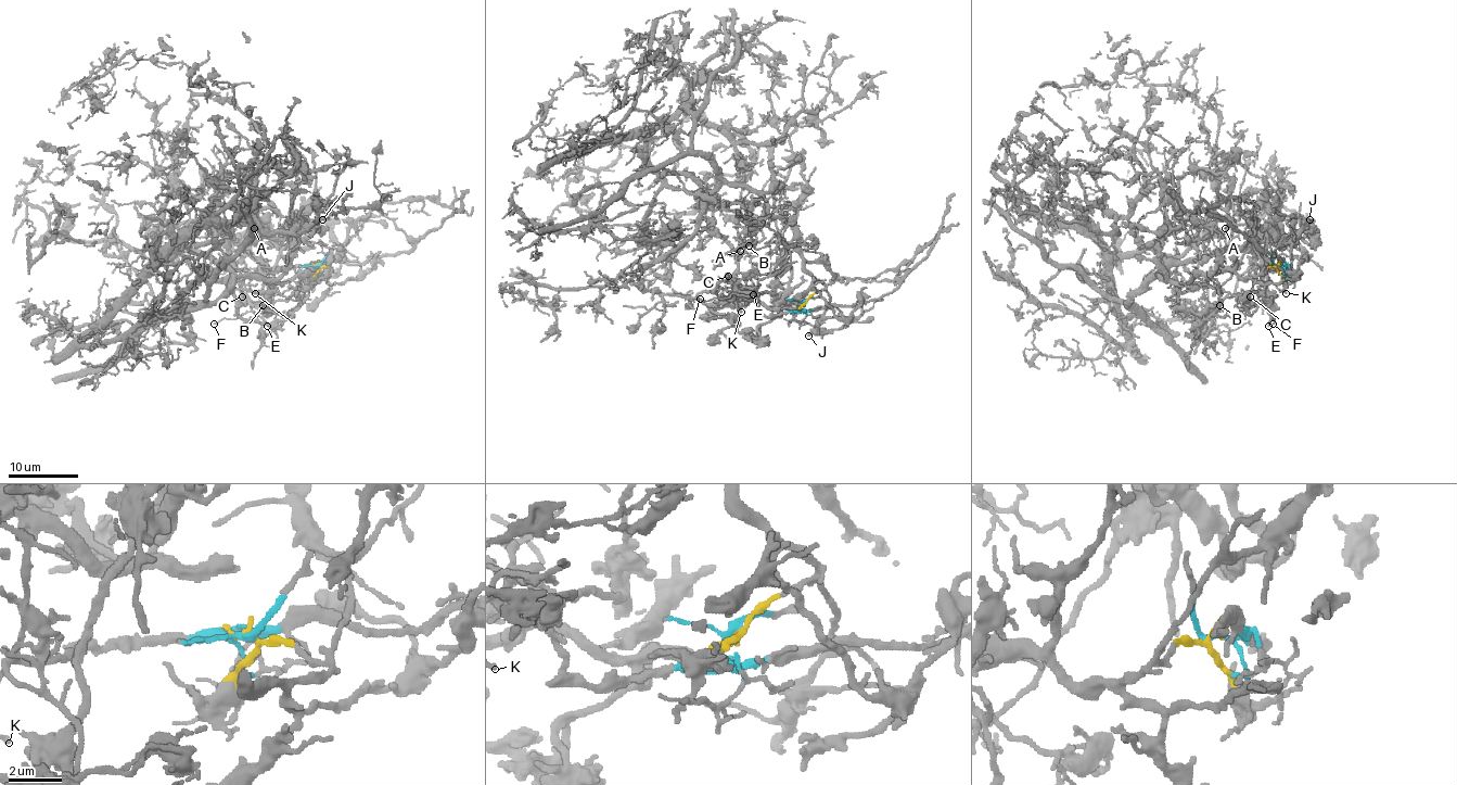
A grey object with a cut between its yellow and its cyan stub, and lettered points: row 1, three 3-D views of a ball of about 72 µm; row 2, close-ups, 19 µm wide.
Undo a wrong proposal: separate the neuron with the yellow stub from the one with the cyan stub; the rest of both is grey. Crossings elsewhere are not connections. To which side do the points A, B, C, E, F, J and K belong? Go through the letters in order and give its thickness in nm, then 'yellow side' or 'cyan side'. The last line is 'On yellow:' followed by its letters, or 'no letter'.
A: 240 nm thick; yellow side
B: 170 nm thick; yellow side
C: 150 nm thick; cyan side
E: 160 nm thick; cyan side
F: 120 nm thick; cyan side
J: 260 nm thick; yellow side
K: 90 nm thick; cyan side
On yellow: A, B, J

